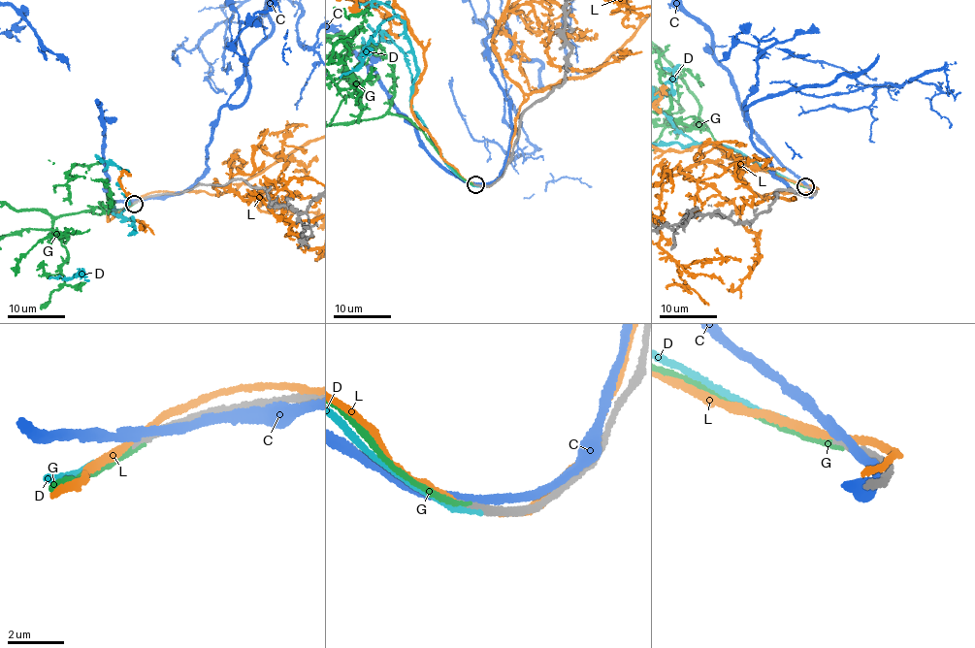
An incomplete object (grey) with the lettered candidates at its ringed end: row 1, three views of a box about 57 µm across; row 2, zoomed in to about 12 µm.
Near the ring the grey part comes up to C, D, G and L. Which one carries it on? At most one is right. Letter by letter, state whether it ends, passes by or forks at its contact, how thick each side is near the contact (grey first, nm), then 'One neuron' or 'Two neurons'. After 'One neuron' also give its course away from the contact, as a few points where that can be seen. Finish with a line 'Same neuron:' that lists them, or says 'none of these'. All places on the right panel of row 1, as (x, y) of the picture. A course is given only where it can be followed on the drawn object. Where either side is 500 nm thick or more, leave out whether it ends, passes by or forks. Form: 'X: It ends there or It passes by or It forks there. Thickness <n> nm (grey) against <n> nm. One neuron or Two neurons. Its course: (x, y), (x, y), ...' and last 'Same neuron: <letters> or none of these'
C: It passes by. Thickness 320 nm (grey) against 320 nm. Two neurons
D: It ends there. Thickness 300 nm (grey) against 280 nm. Two neurons
G: It ends there. Thickness 260 nm (grey) against 170 nm. One neuron
L: It passes by. Thickness 320 nm (grey) against 200 nm. Two neurons
Same neuron: G

